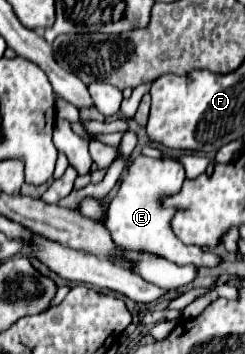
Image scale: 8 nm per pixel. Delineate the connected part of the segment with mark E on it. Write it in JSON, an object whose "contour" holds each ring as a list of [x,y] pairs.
{"contour":[[[137,157],[127,175],[123,177],[119,185],[117,197],[111,201],[107,211],[107,223],[105,227],[111,231],[113,241],[127,251],[149,251],[155,253],[167,261],[179,263],[179,265],[195,265],[195,267],[217,267],[221,265],[221,257],[213,251],[199,249],[197,245],[183,245],[175,233],[171,231],[171,217],[175,209],[163,209],[161,199],[167,195],[179,193],[181,185],[185,181],[185,169],[175,159],[151,159],[151,157]]]}

